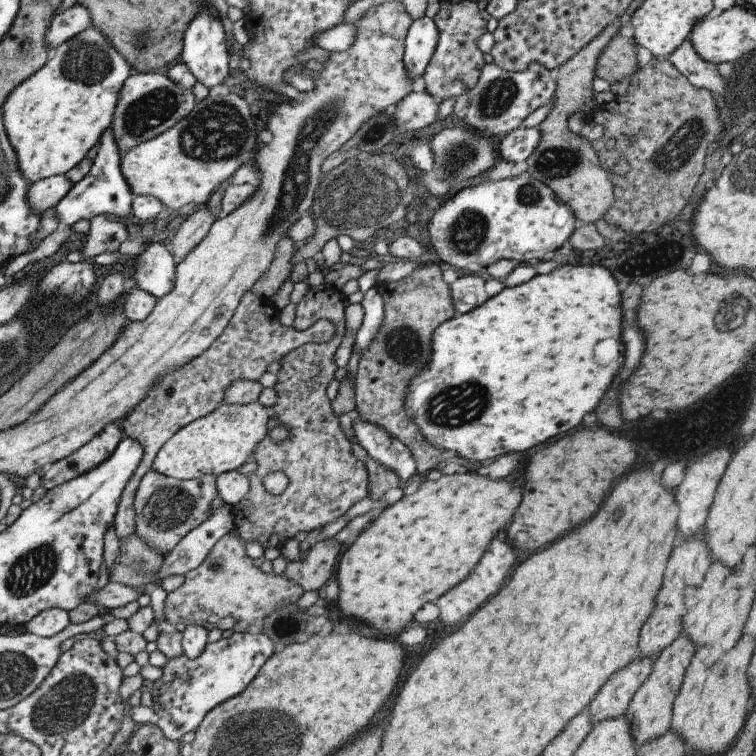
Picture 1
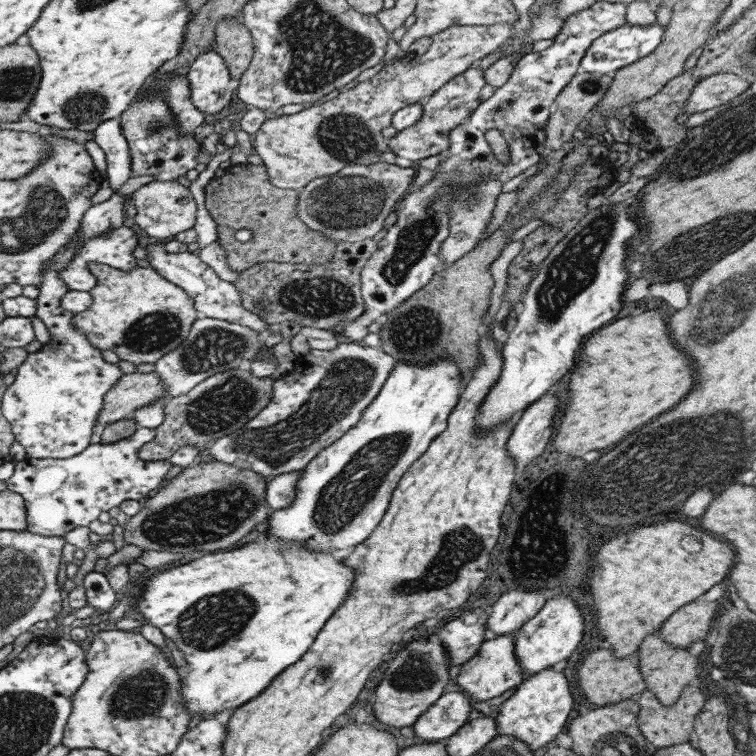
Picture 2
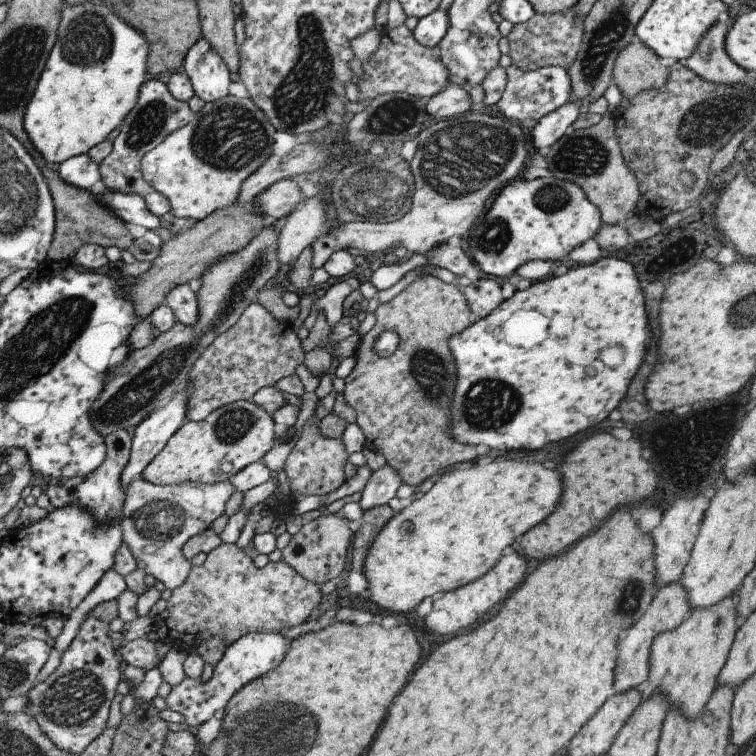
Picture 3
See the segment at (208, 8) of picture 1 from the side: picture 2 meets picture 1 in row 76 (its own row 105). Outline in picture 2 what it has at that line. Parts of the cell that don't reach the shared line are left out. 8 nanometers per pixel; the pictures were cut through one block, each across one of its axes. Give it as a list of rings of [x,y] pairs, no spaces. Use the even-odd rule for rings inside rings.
[[[214,46],[207,51],[202,51],[184,71],[190,88],[191,102],[199,112],[205,114],[206,118],[213,116],[229,103],[231,90],[227,86],[229,86],[230,76],[223,59],[214,51]]]

